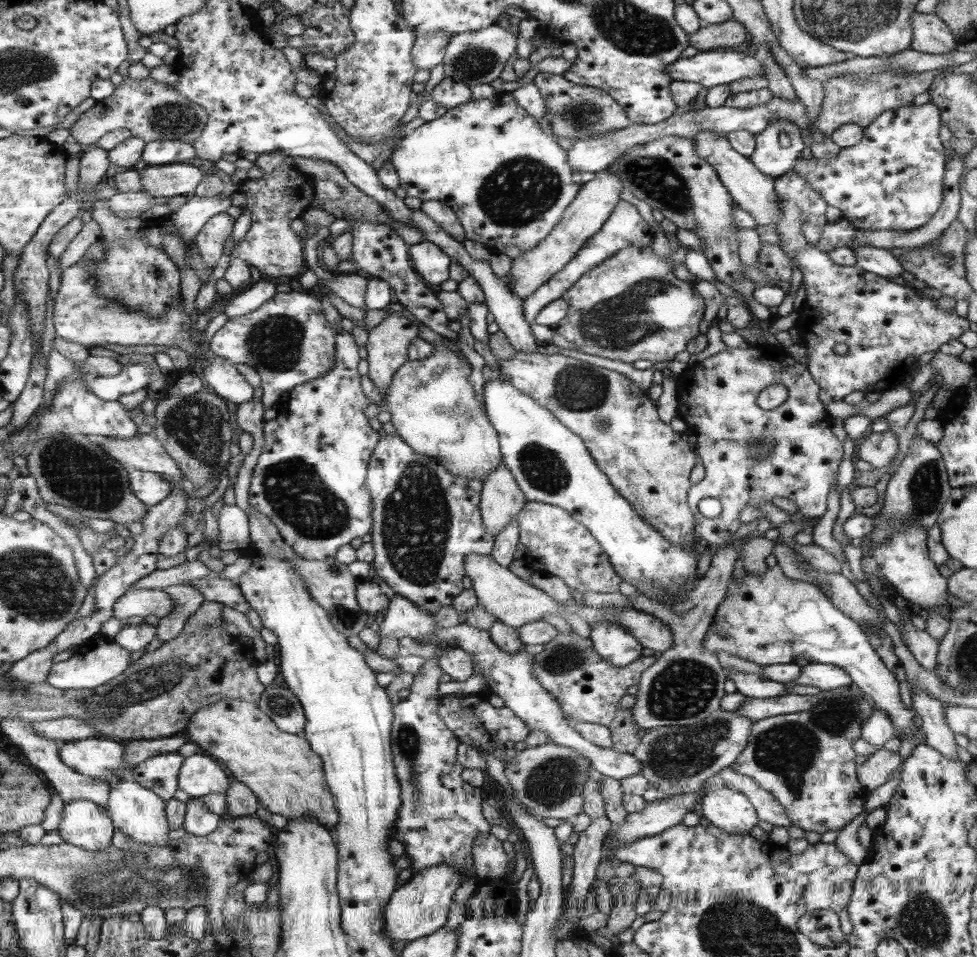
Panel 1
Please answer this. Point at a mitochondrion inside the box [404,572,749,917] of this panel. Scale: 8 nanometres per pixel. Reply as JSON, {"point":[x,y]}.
{"point":[673,755]}

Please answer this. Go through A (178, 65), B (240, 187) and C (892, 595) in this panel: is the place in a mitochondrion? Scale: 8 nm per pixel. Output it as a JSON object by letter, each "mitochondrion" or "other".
{"A":"other","B":"other","C":"other"}

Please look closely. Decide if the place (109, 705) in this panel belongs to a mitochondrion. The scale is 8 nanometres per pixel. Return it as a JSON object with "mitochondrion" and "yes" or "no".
{"mitochondrion":"yes"}

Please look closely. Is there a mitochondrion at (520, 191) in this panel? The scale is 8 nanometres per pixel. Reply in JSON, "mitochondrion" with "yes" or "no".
{"mitochondrion":"yes"}

